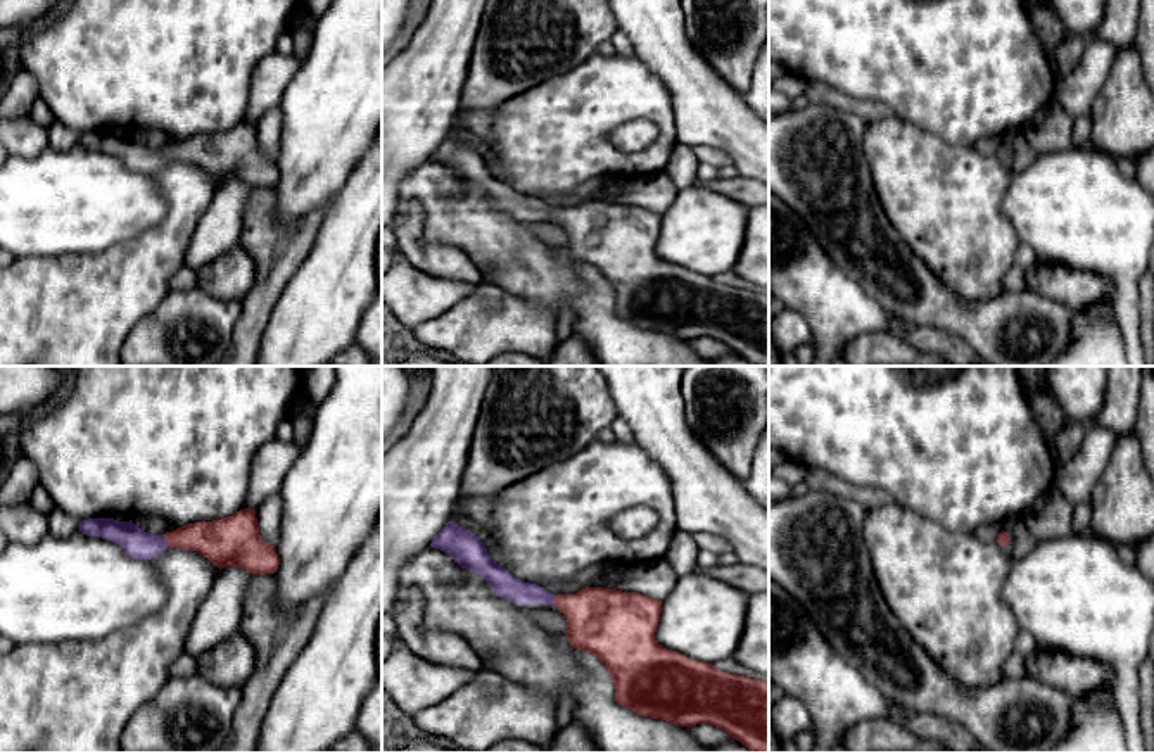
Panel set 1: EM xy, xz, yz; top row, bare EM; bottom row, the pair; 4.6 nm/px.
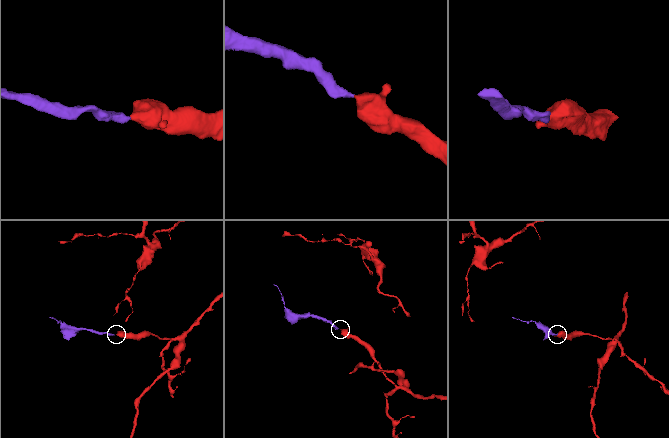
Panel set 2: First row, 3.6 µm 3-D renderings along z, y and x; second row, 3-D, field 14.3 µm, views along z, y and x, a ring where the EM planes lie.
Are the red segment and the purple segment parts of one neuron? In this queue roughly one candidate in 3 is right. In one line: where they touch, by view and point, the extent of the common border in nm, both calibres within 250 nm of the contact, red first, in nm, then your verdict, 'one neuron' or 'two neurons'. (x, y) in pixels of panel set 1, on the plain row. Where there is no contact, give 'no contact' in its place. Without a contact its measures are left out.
xy (166, 152) | 60 nm | 200/140 nm | one neuron

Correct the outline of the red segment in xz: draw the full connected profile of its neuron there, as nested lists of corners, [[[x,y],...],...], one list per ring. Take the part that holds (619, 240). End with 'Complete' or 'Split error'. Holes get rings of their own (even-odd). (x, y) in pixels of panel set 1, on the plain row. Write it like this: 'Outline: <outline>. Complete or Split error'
Outline: [[[453,135],[430,159],[480,187],[506,214],[555,218],[567,230],[570,257],[596,268],[608,282],[618,318],[688,342],[712,337],[748,363],[769,366],[769,295],[722,285],[663,261],[655,252],[662,214],[603,200],[555,209],[501,181],[485,155]]]. Split error

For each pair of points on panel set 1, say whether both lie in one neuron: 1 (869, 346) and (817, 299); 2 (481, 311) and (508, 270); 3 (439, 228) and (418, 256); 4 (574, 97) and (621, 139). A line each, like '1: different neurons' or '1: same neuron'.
1: different neurons
2: different neurons
3: different neurons
4: different neurons

